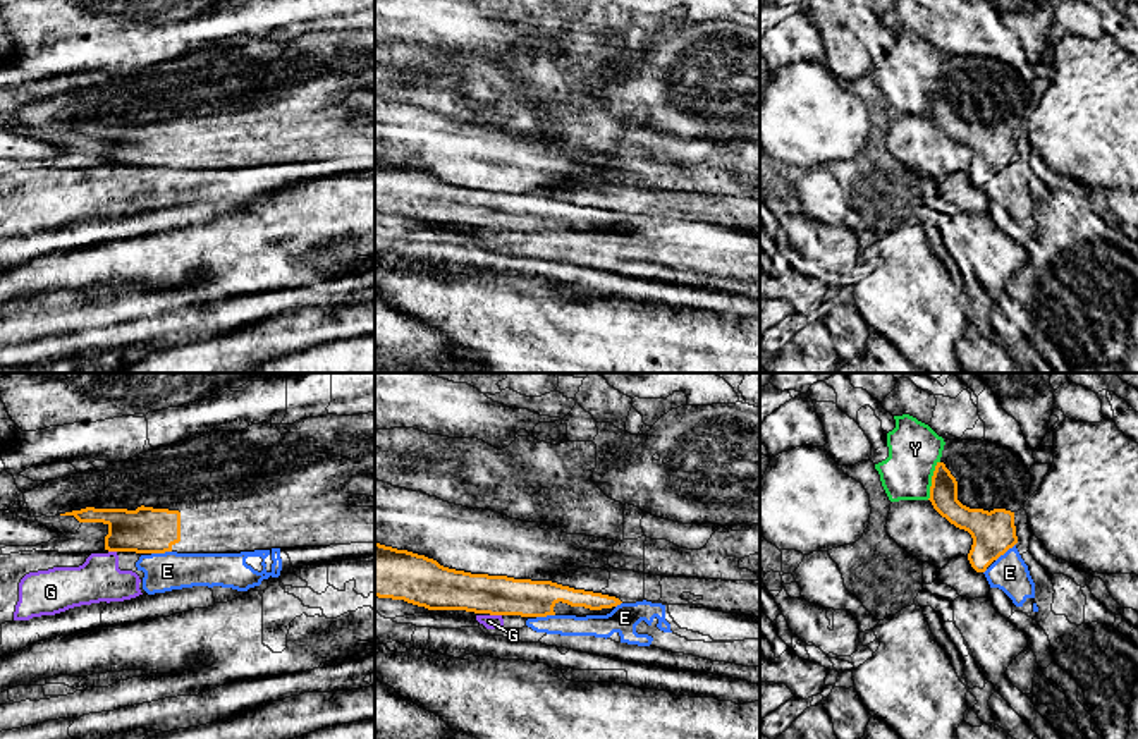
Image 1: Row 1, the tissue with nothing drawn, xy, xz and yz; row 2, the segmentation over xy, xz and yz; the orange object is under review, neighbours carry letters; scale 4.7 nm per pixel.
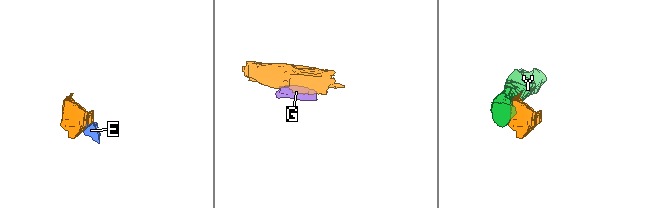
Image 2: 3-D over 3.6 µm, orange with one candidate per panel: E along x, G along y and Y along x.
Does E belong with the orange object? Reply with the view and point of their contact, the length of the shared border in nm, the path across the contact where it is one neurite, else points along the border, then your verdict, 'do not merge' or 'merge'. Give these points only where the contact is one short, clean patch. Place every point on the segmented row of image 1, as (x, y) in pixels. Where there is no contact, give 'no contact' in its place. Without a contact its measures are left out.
xy (160, 552) | 100 nm | do not merge

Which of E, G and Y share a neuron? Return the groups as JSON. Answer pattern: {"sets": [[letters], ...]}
{"sets": [["E", "G"], ["Y"]]}

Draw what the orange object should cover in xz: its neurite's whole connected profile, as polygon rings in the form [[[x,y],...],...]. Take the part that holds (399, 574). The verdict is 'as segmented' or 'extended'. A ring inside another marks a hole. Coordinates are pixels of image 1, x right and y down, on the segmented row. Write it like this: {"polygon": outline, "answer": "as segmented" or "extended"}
{"polygon": [[[375,541],[375,596],[490,615],[607,615],[622,602],[552,581],[471,574]]], "answer": "extended"}

